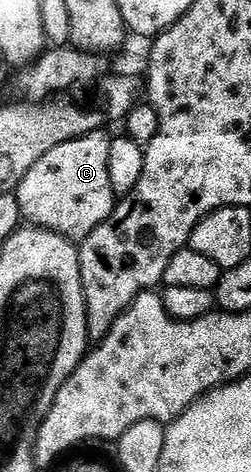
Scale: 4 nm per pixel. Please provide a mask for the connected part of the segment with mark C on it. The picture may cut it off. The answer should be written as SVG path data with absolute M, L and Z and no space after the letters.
M106 130L90 131L88 135L77 137L73 141L65 141L29 169L25 177L20 181L17 194L19 197L19 208L23 219L28 224L44 227L47 231L56 231L59 235L72 241L82 241L87 238L97 225L101 225L115 211L117 196L113 185L109 181L109 149L111 148L112 136Z

